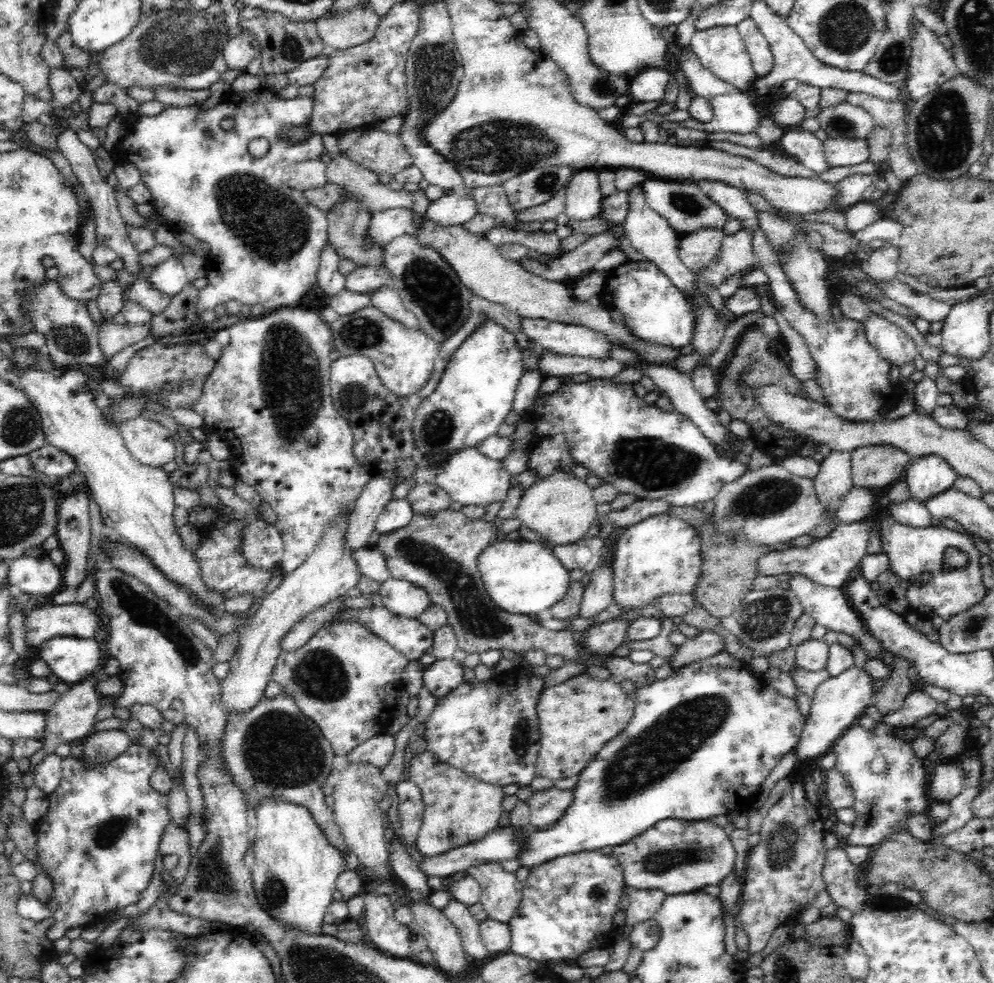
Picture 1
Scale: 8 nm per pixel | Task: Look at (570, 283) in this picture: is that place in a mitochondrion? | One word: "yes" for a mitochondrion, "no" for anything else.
no

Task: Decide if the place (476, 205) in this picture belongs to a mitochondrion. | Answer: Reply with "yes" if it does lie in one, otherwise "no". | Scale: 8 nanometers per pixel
no

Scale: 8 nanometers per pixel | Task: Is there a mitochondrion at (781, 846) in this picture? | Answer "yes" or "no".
yes

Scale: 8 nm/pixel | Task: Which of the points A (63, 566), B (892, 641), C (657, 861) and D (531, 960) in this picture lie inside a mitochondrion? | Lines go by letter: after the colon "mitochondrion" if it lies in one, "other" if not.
A: other
B: other
C: mitochondrion
D: other

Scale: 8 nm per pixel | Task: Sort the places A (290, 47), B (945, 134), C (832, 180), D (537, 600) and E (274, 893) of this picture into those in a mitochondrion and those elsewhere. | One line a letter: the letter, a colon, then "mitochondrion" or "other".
A: mitochondrion
B: mitochondrion
C: other
D: other
E: mitochondrion

